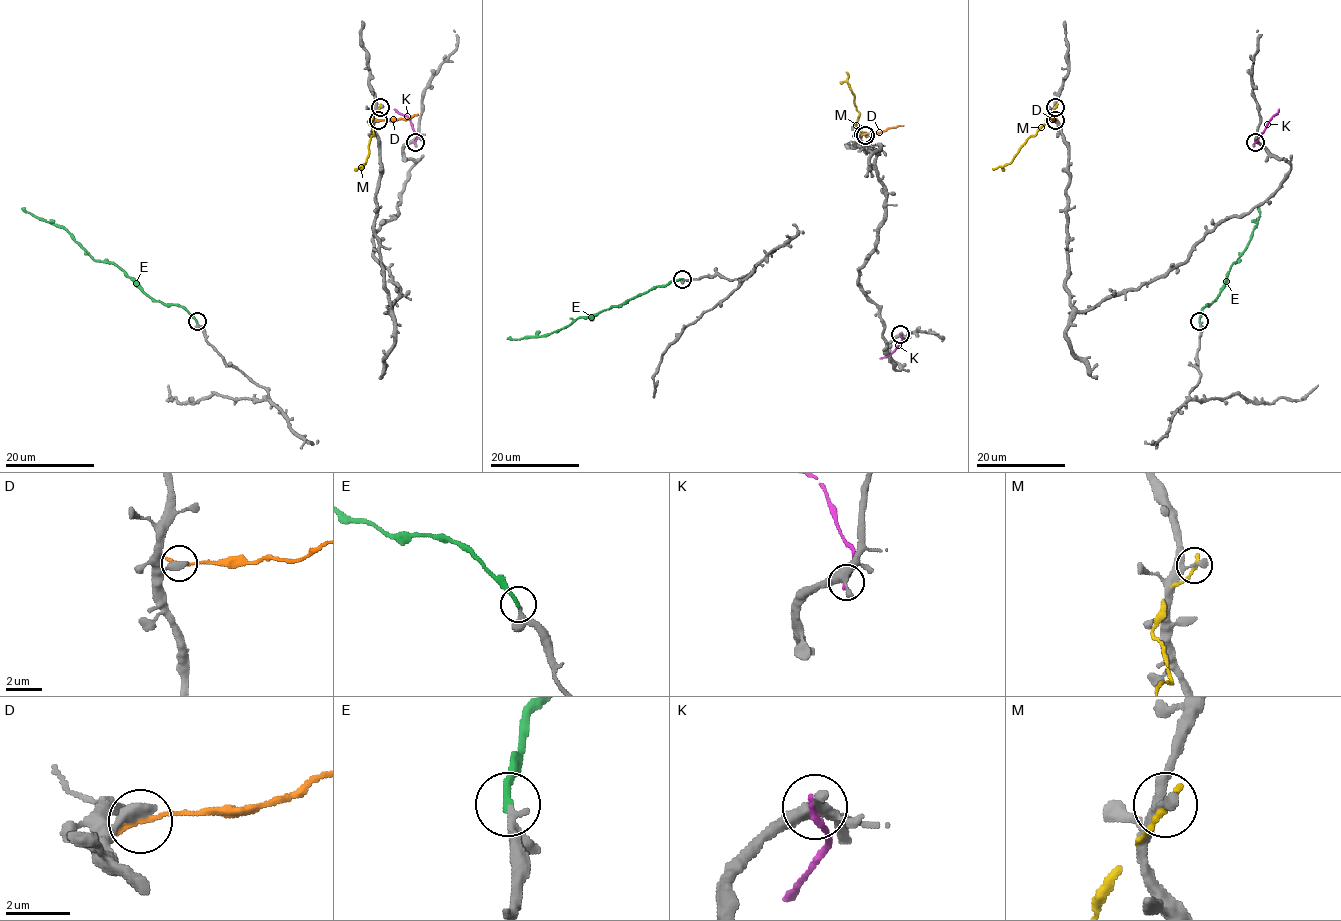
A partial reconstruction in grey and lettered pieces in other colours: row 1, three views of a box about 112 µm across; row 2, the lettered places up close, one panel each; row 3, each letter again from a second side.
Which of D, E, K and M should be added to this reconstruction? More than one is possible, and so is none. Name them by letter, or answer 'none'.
E

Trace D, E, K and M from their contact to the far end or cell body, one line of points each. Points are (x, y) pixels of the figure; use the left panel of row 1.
D: (378, 120), (410, 119), (418, 114)
E: (196, 321), (180, 305), (153, 301), (113, 263), (96, 261), (62, 228), (22, 208)
K: (414, 142), (417, 133), (410, 120), (394, 108)
M: (380, 106), (373, 112), (370, 123), (373, 135), (368, 157), (360, 169)

